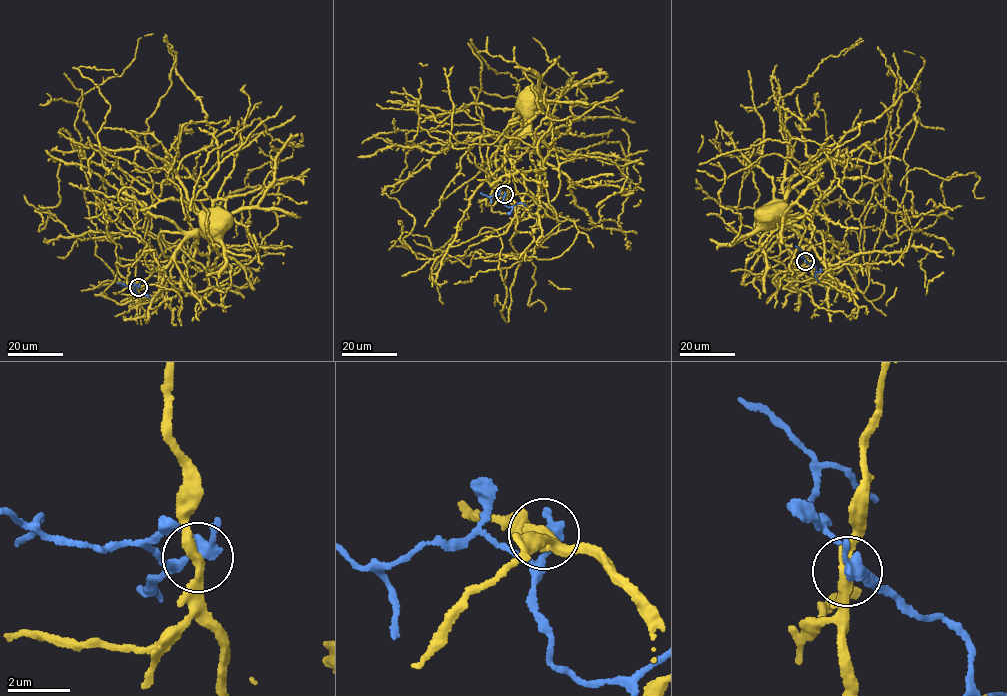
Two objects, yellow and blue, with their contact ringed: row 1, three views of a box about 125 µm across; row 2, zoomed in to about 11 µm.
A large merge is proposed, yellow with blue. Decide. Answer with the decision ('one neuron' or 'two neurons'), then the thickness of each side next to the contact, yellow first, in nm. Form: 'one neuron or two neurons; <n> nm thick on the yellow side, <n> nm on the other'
two neurons; 320 nm thick on the yellow side, 300 nm on the other

